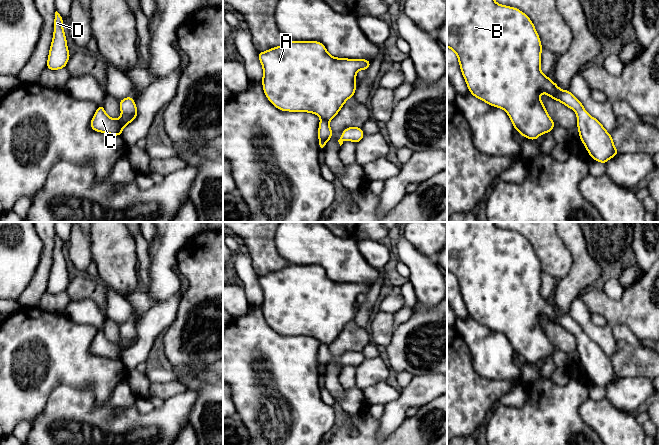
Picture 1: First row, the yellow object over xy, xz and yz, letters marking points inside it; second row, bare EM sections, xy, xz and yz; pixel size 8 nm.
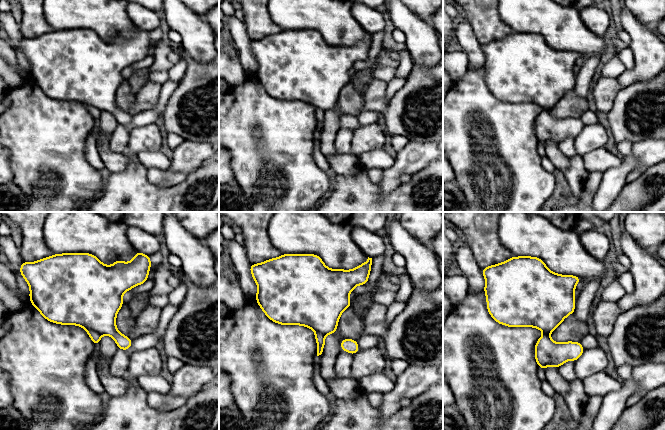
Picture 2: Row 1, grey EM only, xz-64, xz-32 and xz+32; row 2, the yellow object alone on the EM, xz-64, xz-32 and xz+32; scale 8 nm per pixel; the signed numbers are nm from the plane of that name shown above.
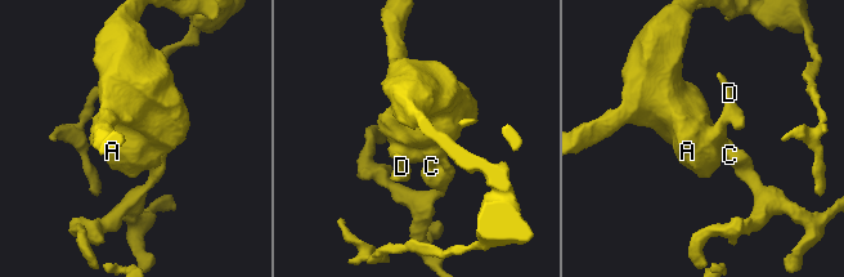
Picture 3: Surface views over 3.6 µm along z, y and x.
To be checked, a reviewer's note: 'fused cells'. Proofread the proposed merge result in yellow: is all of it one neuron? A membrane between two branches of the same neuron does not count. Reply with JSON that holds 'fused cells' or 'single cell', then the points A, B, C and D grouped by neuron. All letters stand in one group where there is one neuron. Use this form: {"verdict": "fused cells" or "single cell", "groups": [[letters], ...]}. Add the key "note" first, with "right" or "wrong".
{"note": "wrong", "verdict": "single cell", "groups": [["A", "B", "C", "D"]]}

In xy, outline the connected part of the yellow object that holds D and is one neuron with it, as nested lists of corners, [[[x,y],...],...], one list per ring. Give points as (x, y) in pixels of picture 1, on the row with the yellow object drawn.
[[[56,11],[53,40],[50,46],[46,68],[49,70],[63,69],[68,63],[69,58],[70,53],[67,48],[67,39],[63,30],[63,18]]]

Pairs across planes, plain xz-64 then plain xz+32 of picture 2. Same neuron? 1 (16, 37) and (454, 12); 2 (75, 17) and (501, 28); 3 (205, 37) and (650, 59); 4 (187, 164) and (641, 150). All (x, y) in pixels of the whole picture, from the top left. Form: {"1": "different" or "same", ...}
{"1": "different", "2": "different", "3": "same", "4": "same"}

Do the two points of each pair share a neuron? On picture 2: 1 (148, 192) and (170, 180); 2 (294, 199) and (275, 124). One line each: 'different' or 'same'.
1: different
2: same

